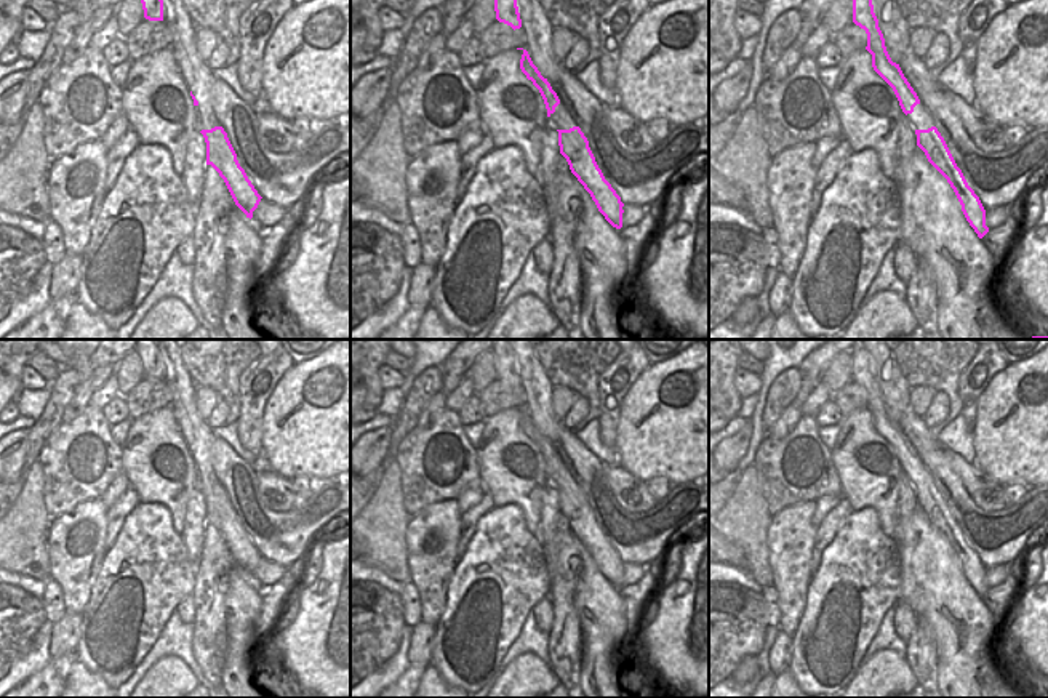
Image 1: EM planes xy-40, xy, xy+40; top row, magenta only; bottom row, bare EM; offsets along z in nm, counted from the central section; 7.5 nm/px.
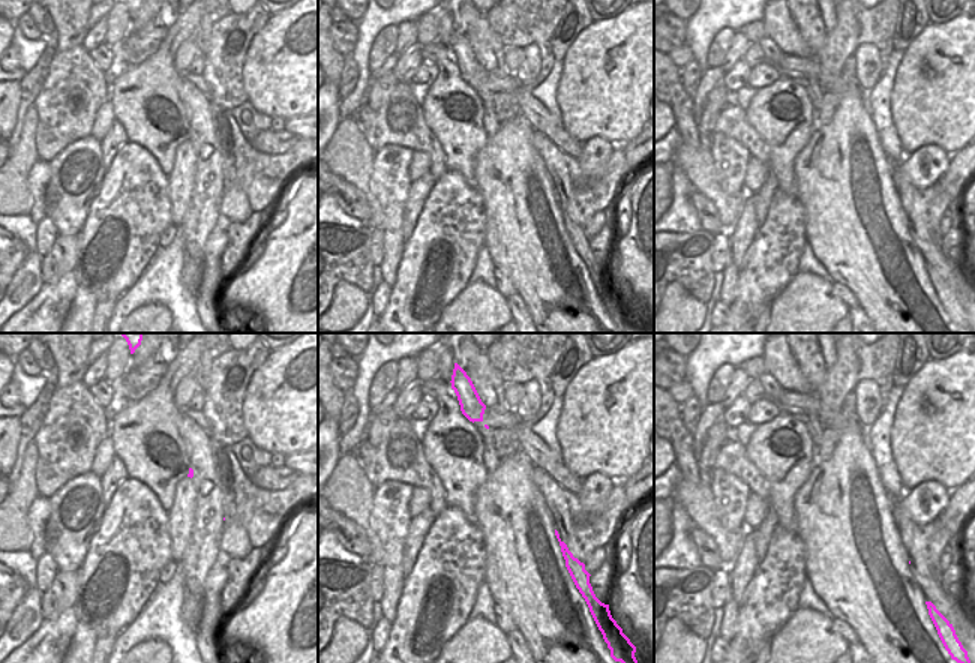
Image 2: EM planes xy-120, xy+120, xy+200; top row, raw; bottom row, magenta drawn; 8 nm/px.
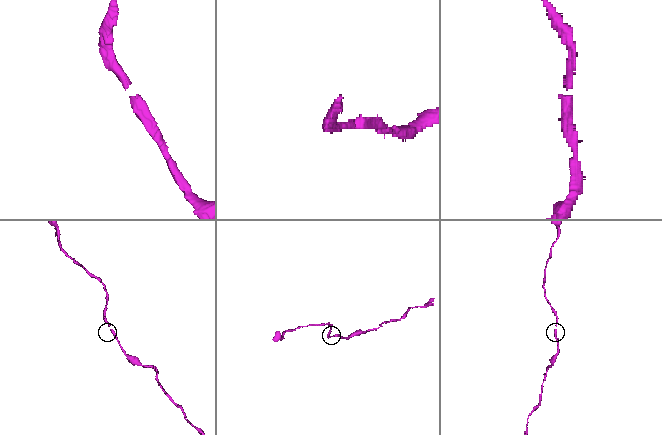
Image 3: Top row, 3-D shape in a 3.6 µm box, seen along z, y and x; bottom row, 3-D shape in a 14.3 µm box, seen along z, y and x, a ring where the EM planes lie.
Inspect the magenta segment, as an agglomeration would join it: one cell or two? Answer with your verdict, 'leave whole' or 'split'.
leave whole

